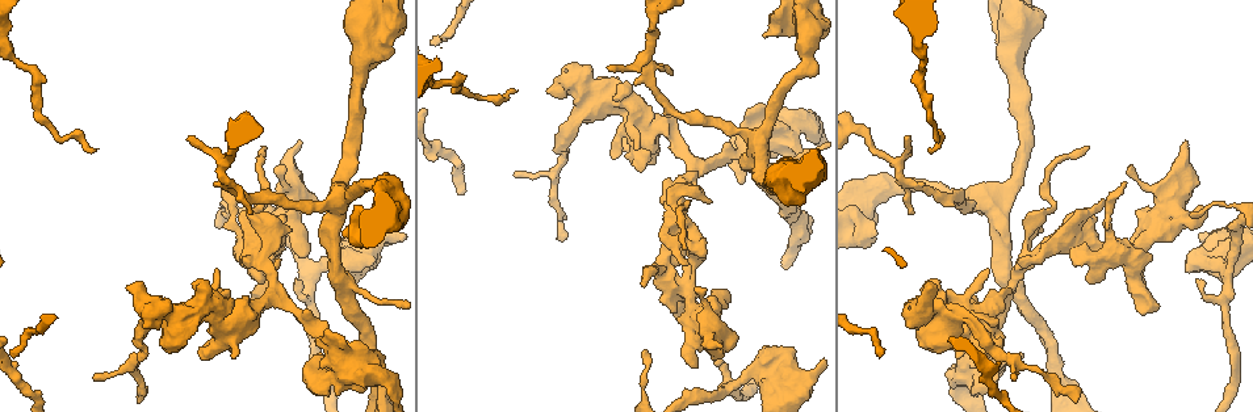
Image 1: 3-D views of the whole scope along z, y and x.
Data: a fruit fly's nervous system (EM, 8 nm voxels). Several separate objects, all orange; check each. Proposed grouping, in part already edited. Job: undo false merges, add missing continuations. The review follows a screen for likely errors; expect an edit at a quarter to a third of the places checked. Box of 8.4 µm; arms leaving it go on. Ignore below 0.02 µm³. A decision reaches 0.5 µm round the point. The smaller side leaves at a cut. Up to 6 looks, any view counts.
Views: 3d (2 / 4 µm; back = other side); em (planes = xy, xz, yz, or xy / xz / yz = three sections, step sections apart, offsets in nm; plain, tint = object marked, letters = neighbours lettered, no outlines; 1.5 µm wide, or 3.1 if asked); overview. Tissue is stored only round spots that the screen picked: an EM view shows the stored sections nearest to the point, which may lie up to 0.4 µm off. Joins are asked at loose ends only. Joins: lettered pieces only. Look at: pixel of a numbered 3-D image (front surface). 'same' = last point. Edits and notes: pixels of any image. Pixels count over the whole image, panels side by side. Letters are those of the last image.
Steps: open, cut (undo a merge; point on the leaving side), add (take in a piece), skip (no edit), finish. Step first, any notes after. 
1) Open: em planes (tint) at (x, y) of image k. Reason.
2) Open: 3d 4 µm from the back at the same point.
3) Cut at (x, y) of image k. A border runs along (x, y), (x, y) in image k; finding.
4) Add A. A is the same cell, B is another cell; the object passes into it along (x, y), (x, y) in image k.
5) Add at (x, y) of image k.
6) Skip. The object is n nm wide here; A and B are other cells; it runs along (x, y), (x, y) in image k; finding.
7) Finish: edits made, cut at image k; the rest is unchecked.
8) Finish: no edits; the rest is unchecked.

Open: em planes (letters) at (319, 355) of image 1.

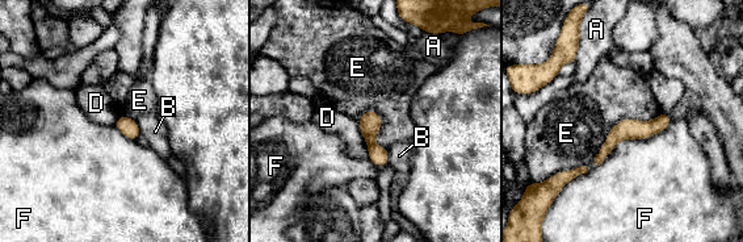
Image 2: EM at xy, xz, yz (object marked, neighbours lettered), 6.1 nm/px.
Skip. A, B, D, E and F are other cells; it runs along (666, 117), (624, 129), (597, 159) in image 2; no lettered piece goes on from it.

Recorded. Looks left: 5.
Open: 3d 4 µm at (913, 212) of image 1. Tapers out.

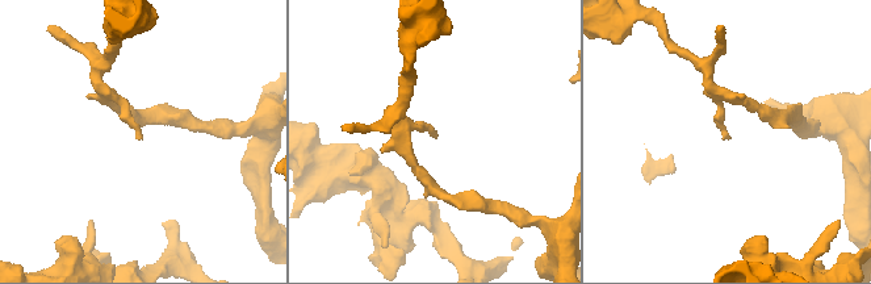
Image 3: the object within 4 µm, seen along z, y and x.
Open: em planes (letters) at (436, 136) of image 3. Shape alone is not enough.

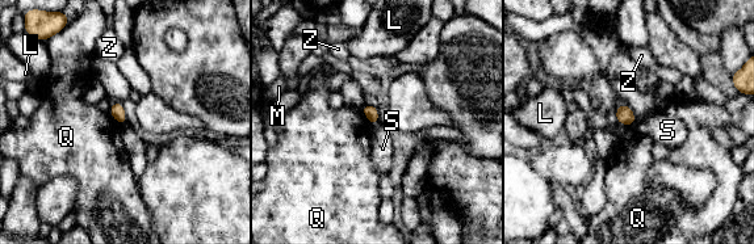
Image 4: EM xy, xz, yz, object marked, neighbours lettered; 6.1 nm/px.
Skip. The object is 90 nm wide here; L, M, Q, S and Z are other cells; a border runs along (636, 117), (633, 125) in image 4; no lettered piece goes on from it.

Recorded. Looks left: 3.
Open: 3d 2 µm at (342, 231) of image 1. Branch stops here.

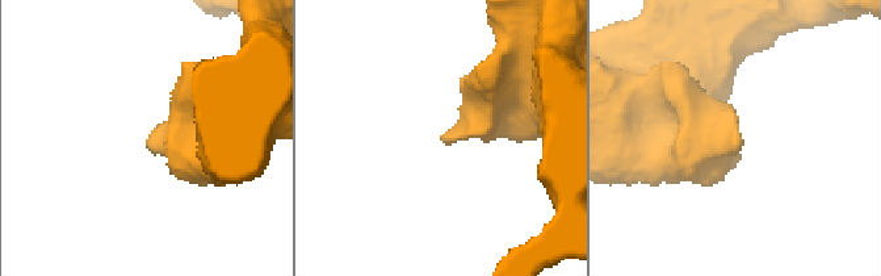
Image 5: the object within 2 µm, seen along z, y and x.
Open: em planes (letters) at (150, 134) of image 5.

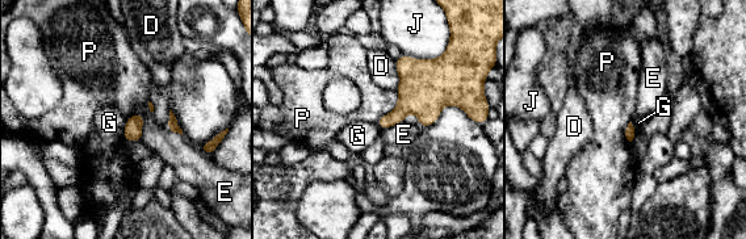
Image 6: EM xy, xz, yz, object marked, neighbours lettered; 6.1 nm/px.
Skip. D, E, G, J and P are other cells; a border runs along (128, 118), (122, 139) in image 6; none of them fits.

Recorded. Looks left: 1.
Finish: no edits; the rest is unchecked.

